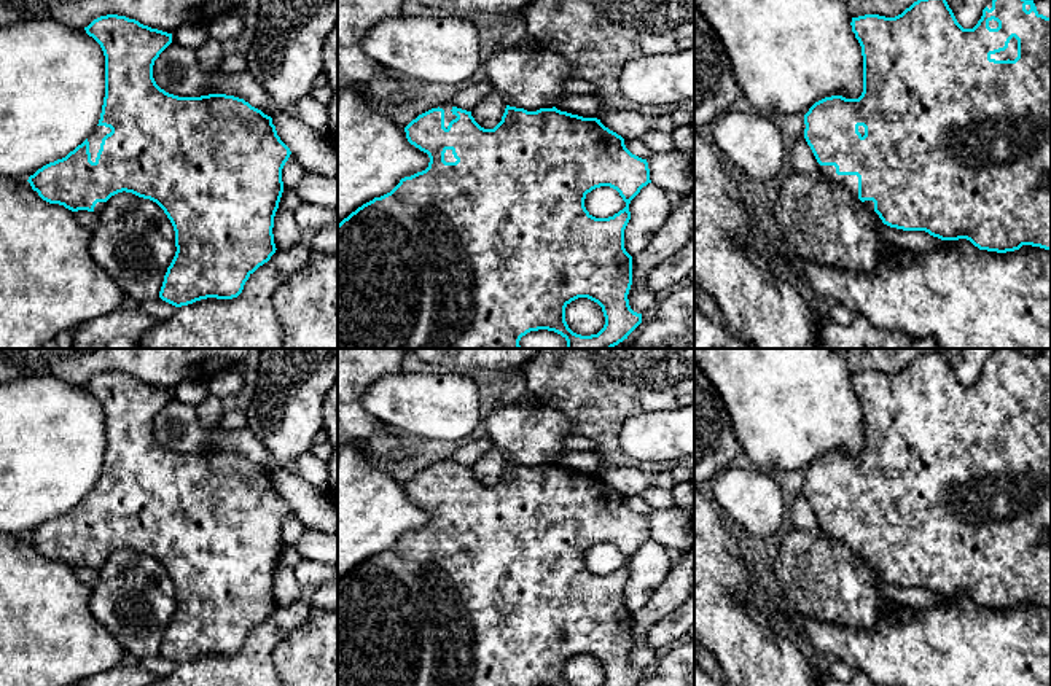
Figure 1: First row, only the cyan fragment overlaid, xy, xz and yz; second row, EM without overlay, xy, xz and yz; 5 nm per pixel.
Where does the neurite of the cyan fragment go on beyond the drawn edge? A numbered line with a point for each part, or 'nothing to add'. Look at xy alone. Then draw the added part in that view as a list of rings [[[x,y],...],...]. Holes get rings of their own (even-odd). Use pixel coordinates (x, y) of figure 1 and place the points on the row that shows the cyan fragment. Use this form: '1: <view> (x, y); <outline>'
1: xy (94, 139); [[[97,126],[94,132],[88,137],[91,161],[96,162],[97,153],[100,150],[102,138],[110,134],[111,129],[105,126]]]

